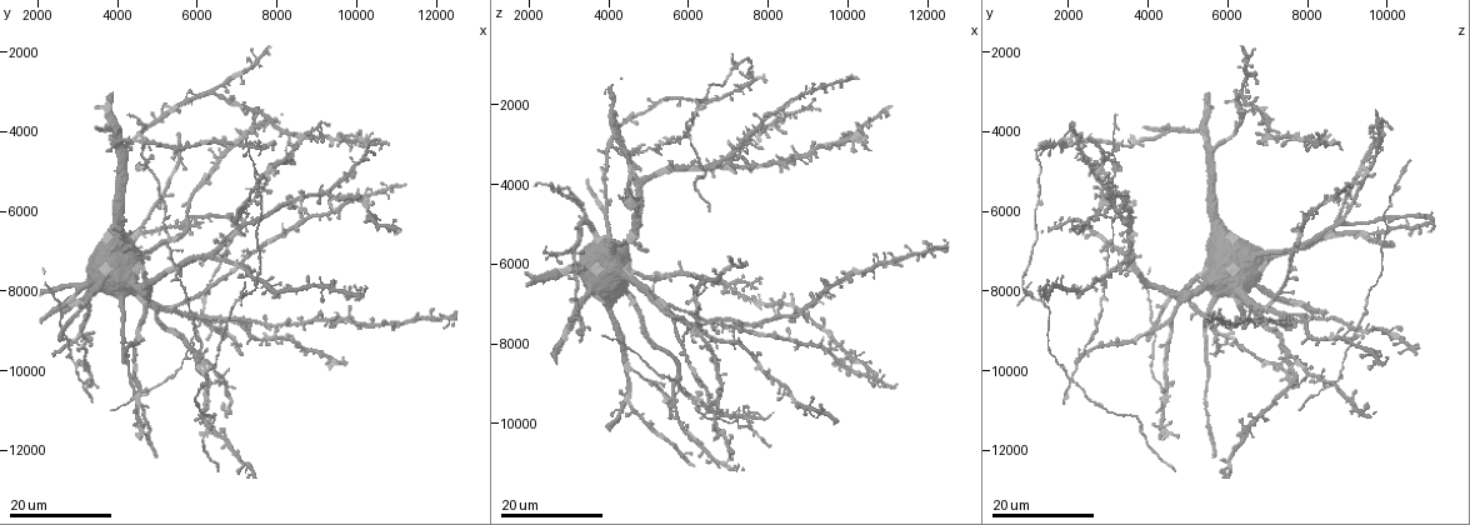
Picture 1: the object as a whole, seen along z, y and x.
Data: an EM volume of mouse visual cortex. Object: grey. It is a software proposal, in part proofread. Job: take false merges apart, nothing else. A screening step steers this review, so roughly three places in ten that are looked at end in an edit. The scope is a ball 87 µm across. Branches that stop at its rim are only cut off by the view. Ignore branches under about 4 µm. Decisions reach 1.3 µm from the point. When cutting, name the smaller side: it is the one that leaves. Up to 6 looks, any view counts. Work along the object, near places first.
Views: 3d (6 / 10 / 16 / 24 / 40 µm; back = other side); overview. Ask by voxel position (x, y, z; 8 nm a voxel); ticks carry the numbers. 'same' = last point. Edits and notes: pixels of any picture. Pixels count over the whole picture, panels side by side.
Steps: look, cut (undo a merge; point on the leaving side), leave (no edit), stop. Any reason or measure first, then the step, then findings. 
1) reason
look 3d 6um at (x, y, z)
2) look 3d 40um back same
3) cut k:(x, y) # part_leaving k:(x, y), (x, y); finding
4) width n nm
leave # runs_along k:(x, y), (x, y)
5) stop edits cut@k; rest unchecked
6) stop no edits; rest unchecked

looks like a crossing
look 3d 16um at (6200, 10200, 2000)

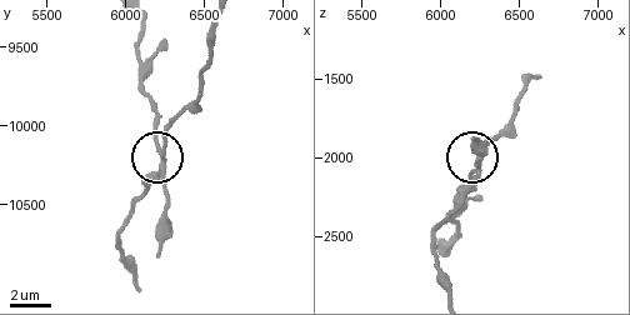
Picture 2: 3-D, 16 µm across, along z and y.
look 3d 6um at (6220, 10200, 2080)

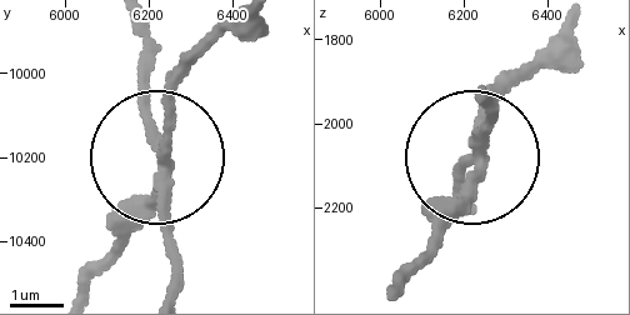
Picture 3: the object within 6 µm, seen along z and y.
arms 4
cut 3:(168, 255) # part_leaving 3:(158, 176), (144, 24); a second neuron is stuck on

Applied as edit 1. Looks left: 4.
look overview

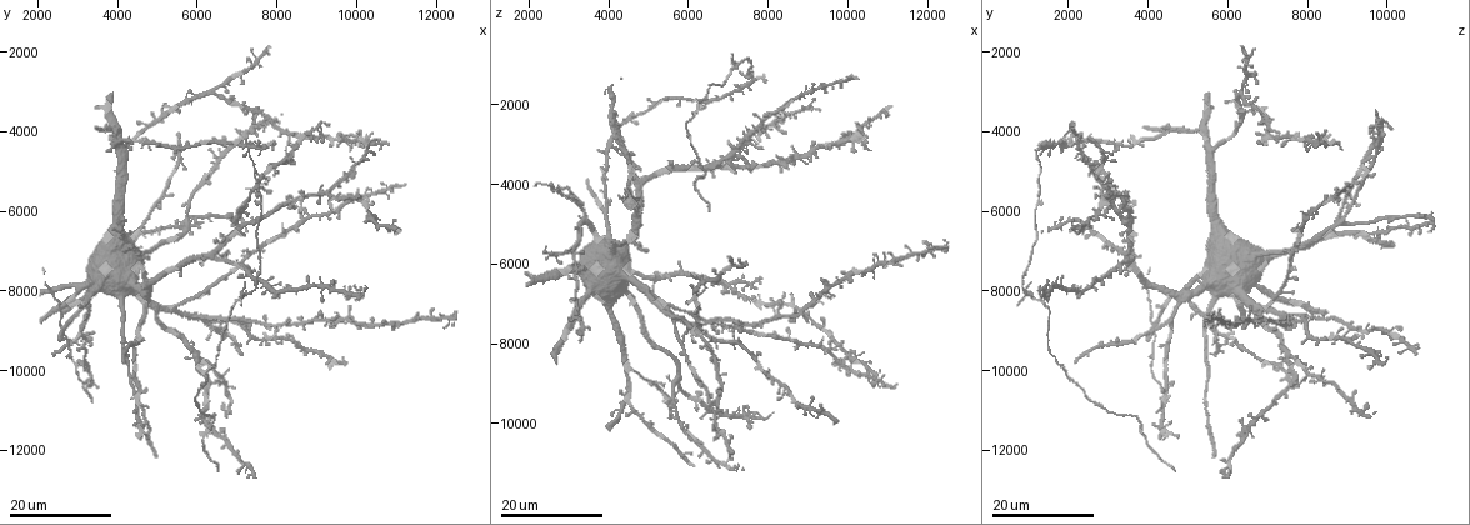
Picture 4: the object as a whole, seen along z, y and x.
three-way junction
look 3d 16um at (6400, 3000, 6350)

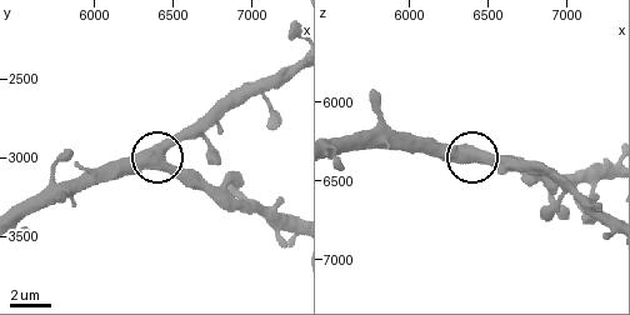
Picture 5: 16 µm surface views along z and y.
look 3d 10um at (6420, 3000, 6360)

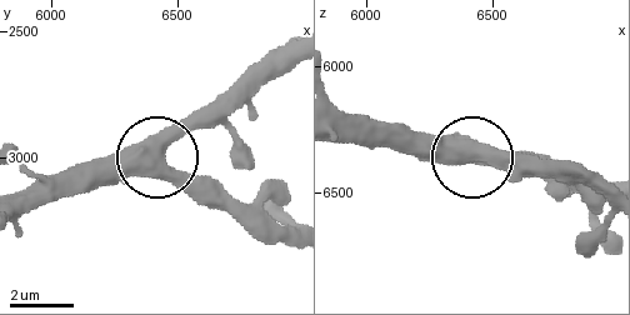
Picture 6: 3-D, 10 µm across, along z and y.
zoom in
look 3d 6um at (6440, 3000, 6350)

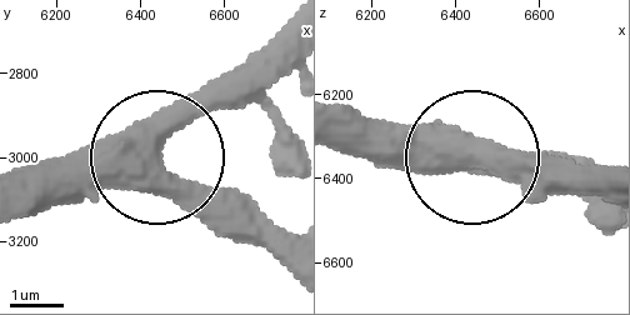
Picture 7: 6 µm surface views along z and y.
width 490 nm
leave # runs_along 7:(24, 211), (131, 180), (249, 68); continuous, no second neuron

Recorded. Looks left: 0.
stop edits cut@3; rest unchecked

